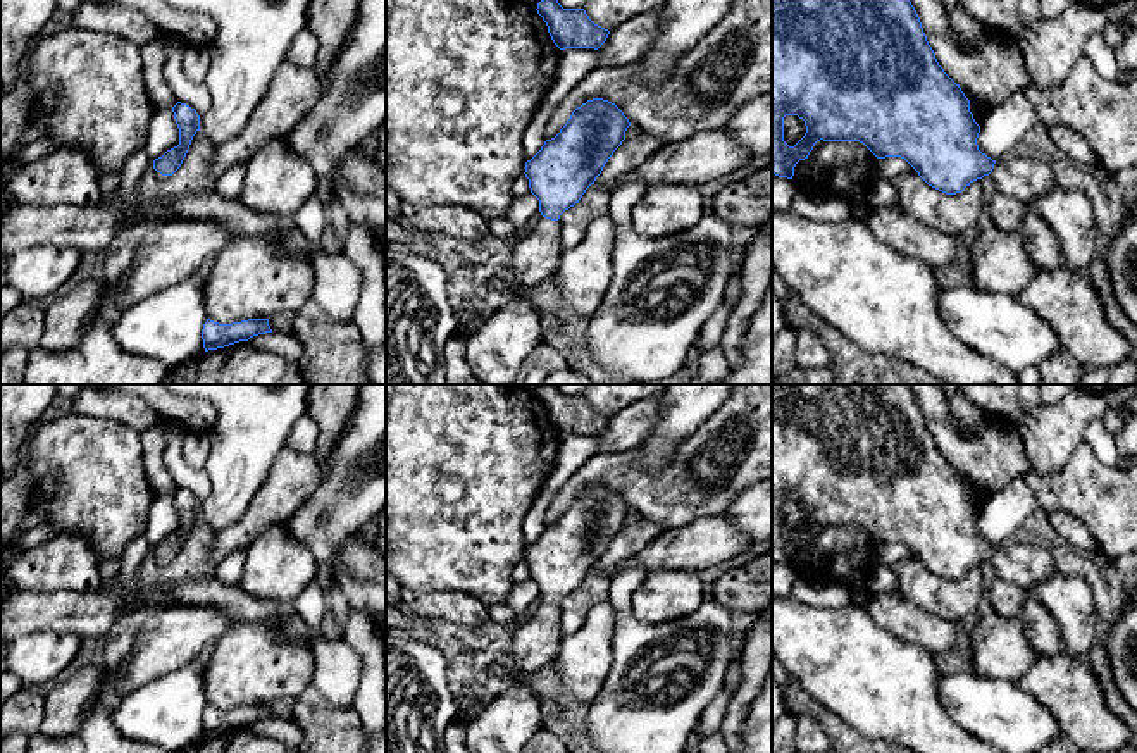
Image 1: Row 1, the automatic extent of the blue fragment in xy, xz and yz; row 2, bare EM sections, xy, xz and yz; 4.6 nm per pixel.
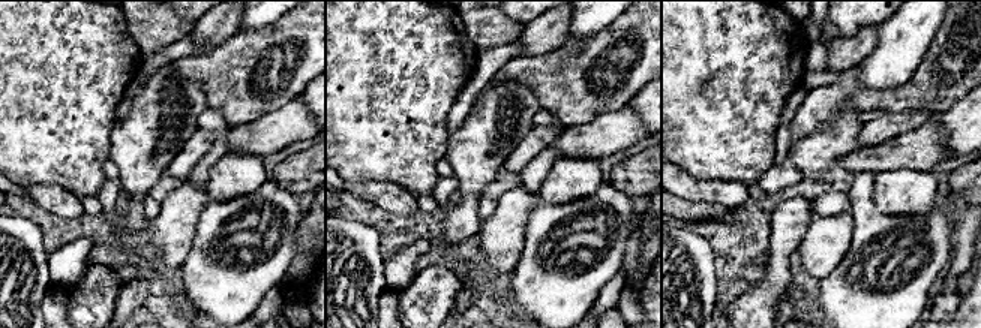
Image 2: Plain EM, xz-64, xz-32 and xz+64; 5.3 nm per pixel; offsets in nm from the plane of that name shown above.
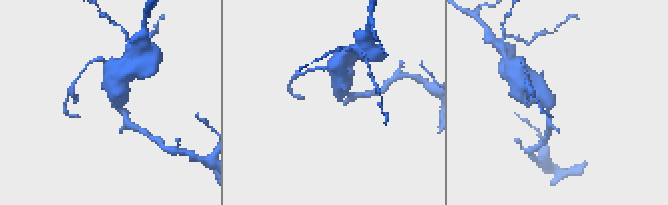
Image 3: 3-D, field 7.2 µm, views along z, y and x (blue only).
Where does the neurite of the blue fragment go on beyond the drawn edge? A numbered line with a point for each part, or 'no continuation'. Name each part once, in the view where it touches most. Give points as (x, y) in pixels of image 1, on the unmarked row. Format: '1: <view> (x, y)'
1: xz (505, 724)

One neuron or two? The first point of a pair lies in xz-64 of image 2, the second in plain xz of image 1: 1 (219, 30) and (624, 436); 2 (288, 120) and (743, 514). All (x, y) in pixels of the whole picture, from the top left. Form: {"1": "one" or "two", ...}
{"1": "one", "2": "two"}

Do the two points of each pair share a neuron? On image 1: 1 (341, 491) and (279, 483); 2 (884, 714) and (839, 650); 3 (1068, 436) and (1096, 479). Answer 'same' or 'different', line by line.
1: different
2: same
3: different

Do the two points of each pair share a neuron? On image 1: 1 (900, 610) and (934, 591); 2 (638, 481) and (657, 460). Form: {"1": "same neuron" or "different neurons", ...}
{"1": "different neurons", "2": "different neurons"}

